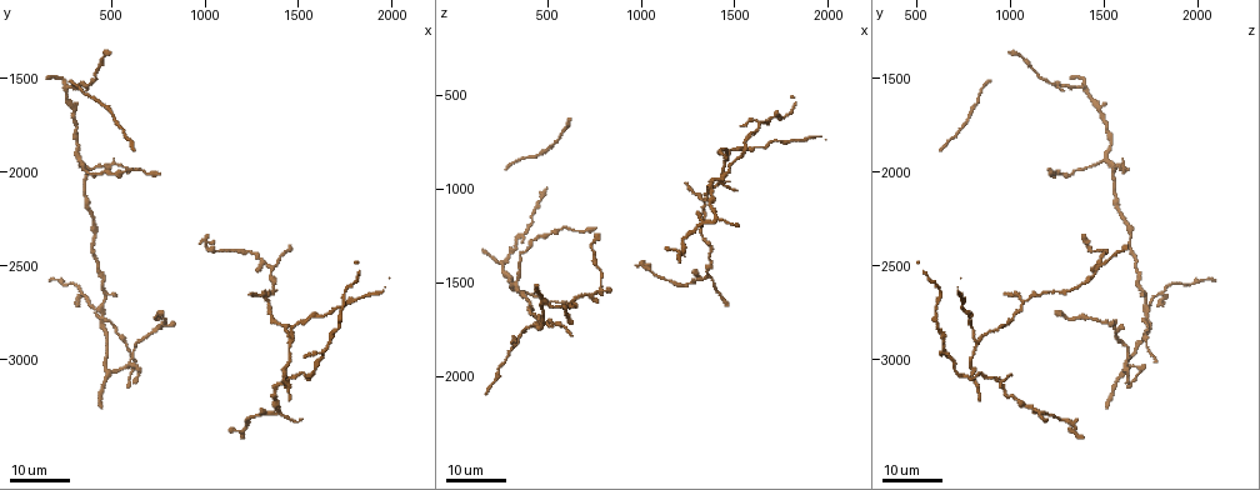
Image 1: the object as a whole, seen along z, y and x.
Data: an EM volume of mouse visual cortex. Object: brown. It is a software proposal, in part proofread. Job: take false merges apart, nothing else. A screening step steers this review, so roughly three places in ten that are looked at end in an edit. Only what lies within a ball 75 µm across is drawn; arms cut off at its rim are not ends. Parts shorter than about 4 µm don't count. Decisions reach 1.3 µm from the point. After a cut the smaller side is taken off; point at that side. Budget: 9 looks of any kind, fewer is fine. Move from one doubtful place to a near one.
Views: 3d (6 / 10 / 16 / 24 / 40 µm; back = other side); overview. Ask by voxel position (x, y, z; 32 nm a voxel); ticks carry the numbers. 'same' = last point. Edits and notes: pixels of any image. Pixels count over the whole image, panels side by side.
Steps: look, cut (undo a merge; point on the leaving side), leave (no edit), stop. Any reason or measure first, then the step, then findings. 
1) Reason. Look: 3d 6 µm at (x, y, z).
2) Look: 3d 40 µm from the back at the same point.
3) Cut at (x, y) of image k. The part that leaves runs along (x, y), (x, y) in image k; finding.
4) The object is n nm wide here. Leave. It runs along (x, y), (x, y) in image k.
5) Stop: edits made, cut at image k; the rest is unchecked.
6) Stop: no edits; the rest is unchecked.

Look: 3d 16 µm at (500, 3060, 1620).

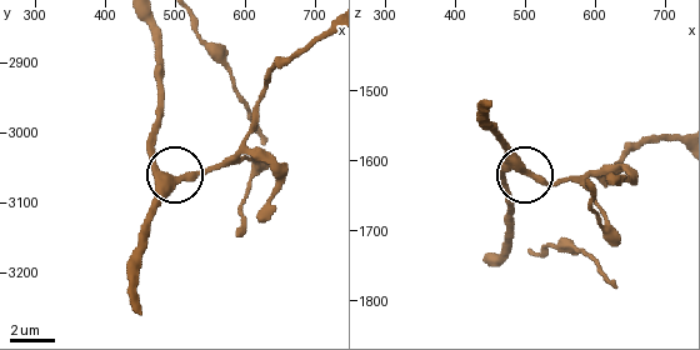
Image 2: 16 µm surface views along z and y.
Look: 3d 6 µm at (505, 3070, 1615).

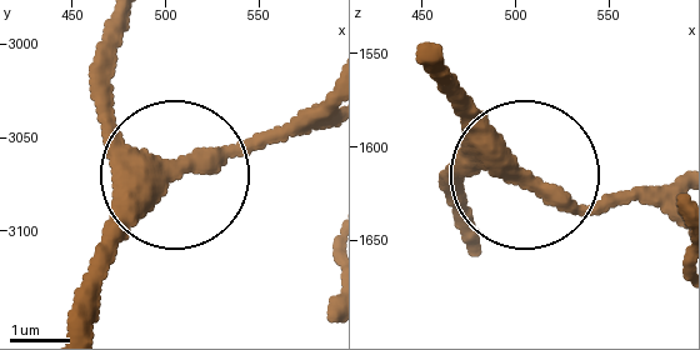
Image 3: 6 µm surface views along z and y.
The side arm is 7 µm long. Leave. One neuron here.

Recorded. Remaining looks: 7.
Thin arm on a thick one. Look: 3d 16 µm at (460, 2780, 1700).

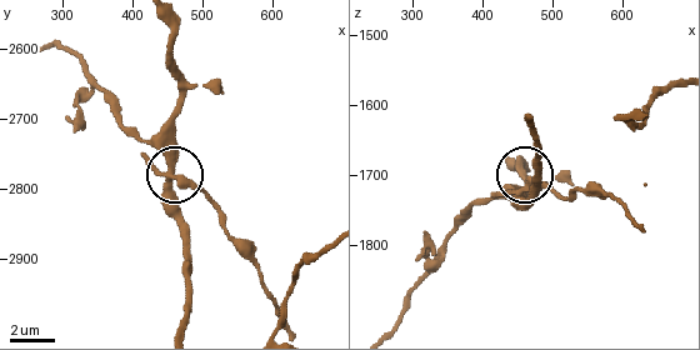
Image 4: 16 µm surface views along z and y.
Look: 3d 6 µm at (455, 2785, 1720).

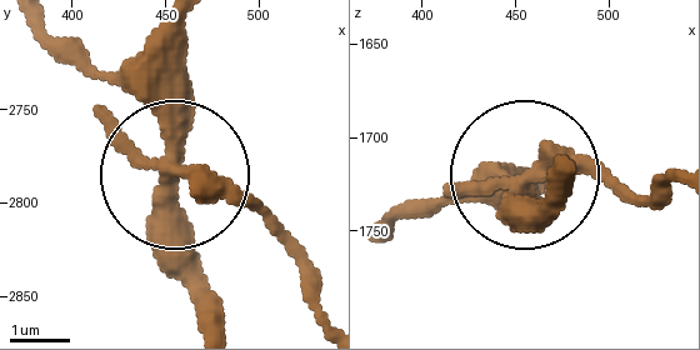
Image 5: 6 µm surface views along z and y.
The object is 340 nm wide here. Cut at (251, 203) of image 5. The part that leaves runs along (170, 169), (225, 184), (320, 319) in image 5; two neurons meet here.

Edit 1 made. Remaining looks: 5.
Two arms in line, one across. Look: 3d 24 µm at (600, 3060, 1700).

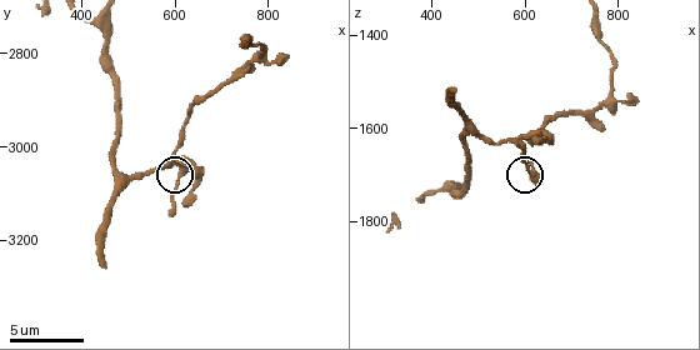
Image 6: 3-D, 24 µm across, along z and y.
Look: 3d 6 µm at (620, 3050, 1690).

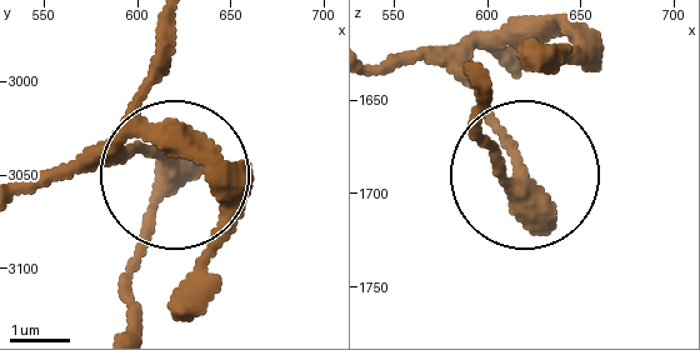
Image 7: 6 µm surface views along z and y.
3 arms meet here. Leave. It runs along (21, 186), (161, 158), (126, 311) in image 7; continuous, no second neuron.

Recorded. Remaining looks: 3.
A fork. Look: 3d 24 µm at (1360, 2500, 1460).

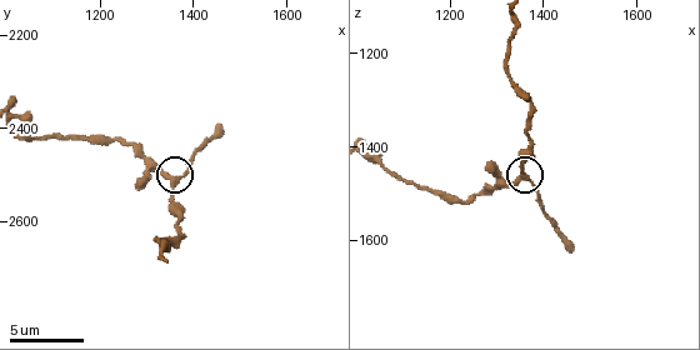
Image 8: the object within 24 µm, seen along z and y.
Zoom in. Look: 3d 10 µm at (1365, 2505, 1460).

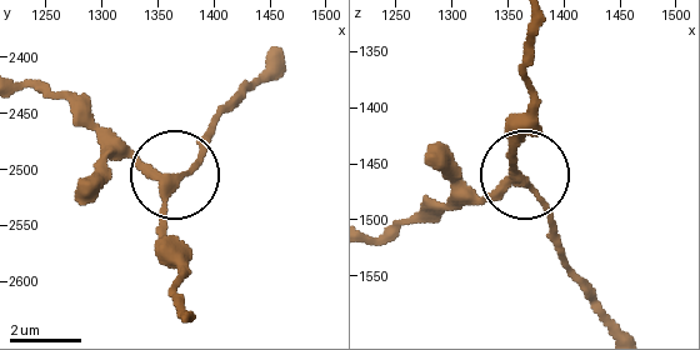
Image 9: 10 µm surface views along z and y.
3 arms meet here. Leave. Continuous, no second neuron.

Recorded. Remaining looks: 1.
Stop: edits made, cut at image 5; the rest is unchecked.

